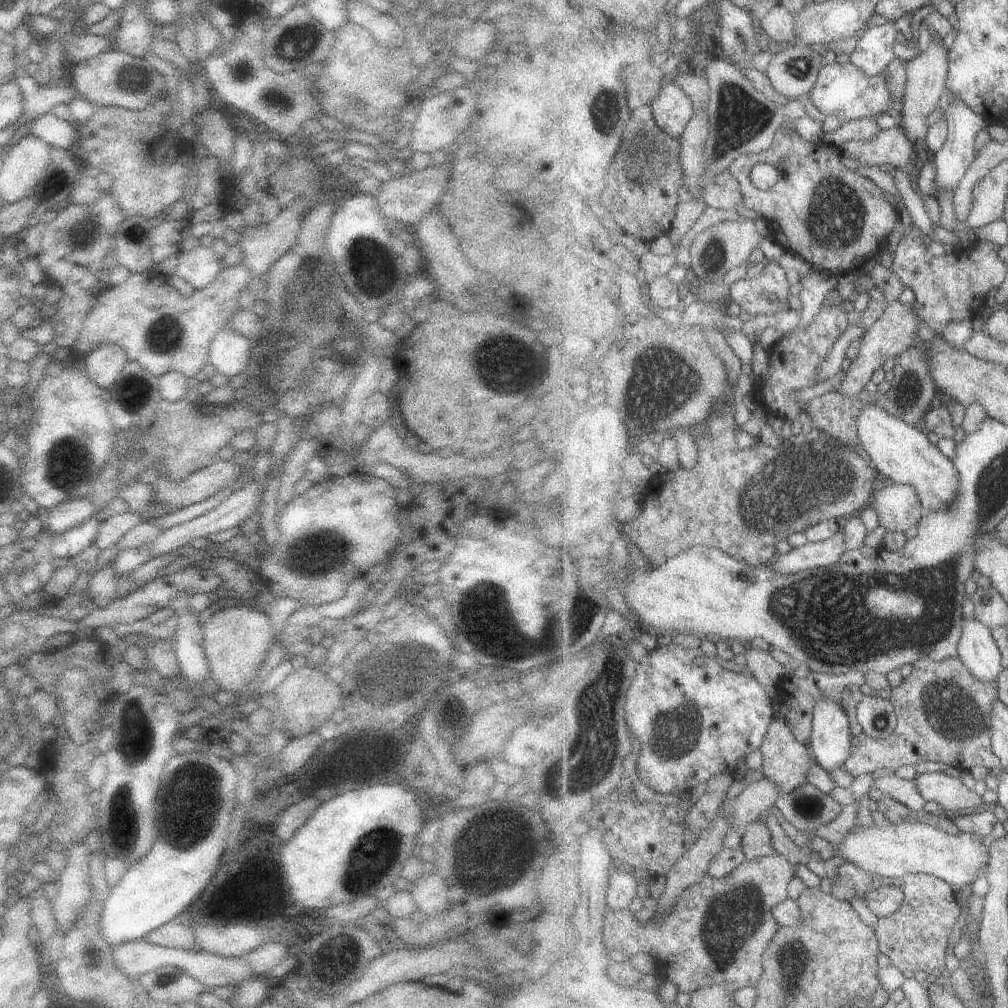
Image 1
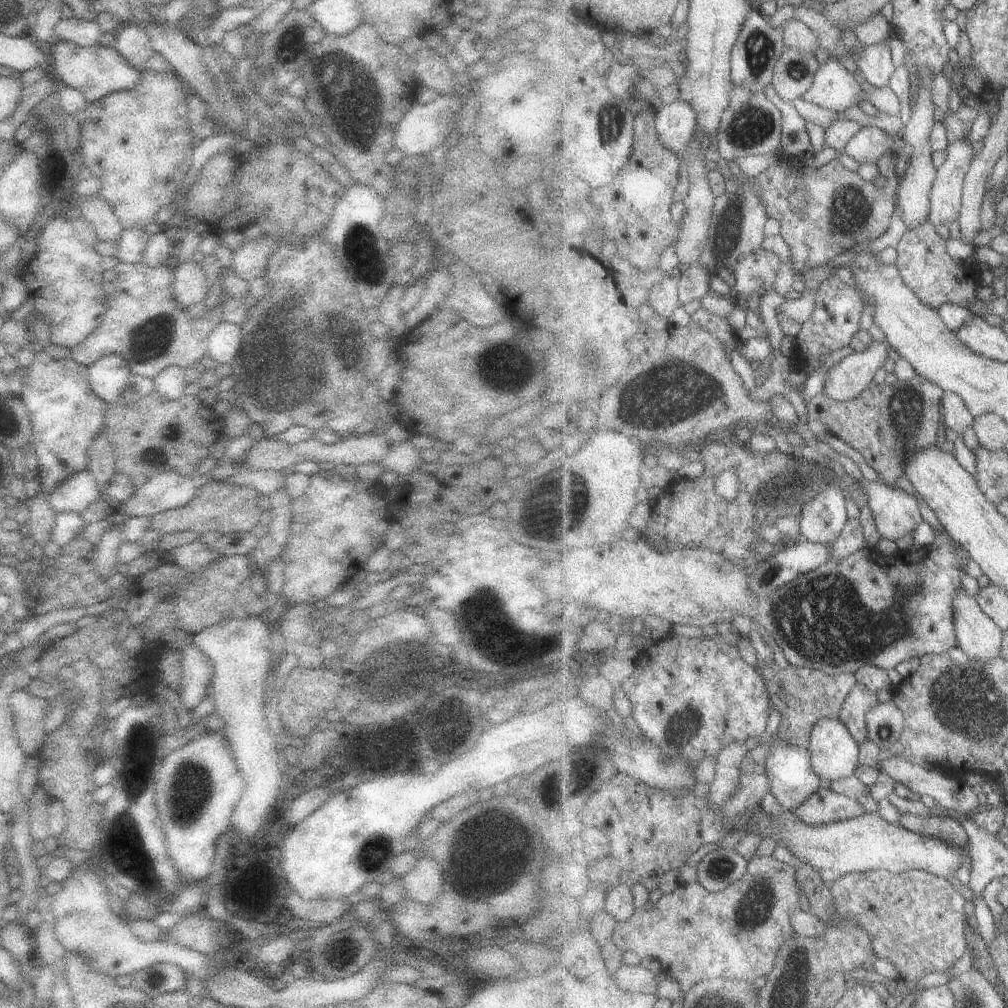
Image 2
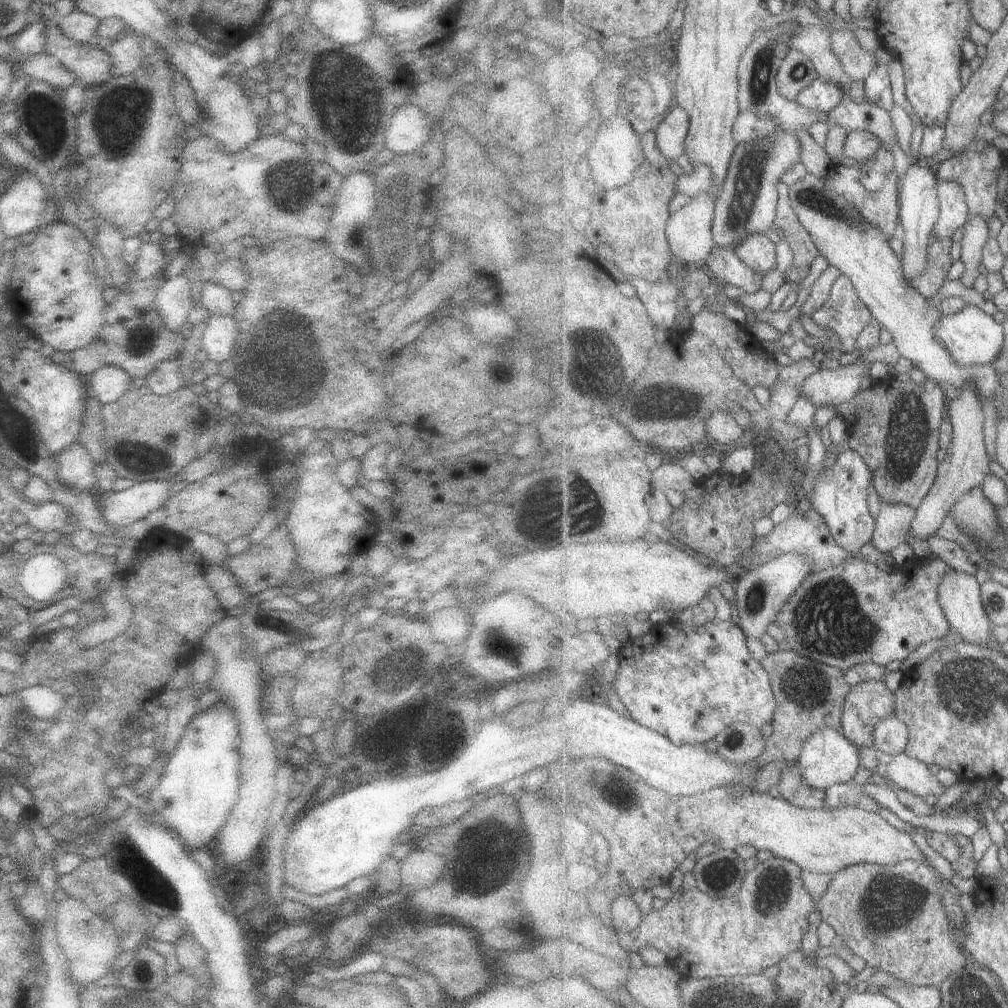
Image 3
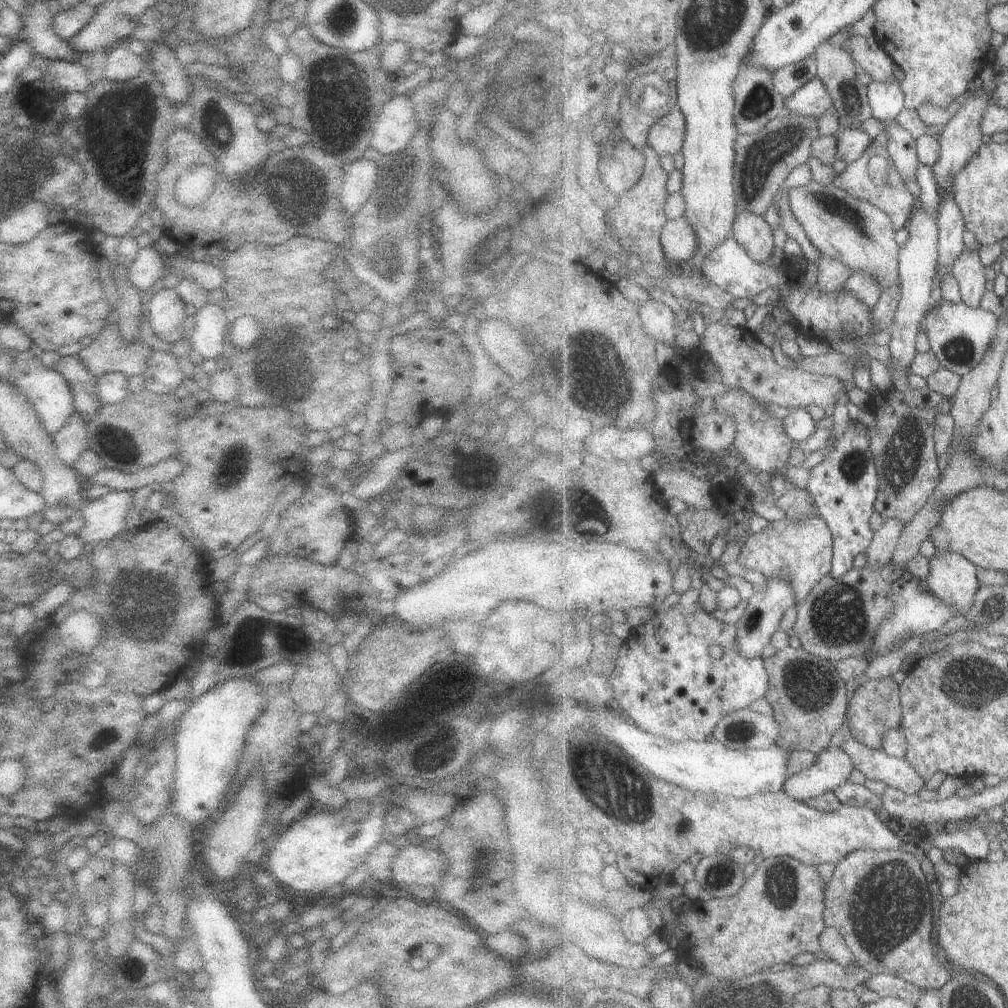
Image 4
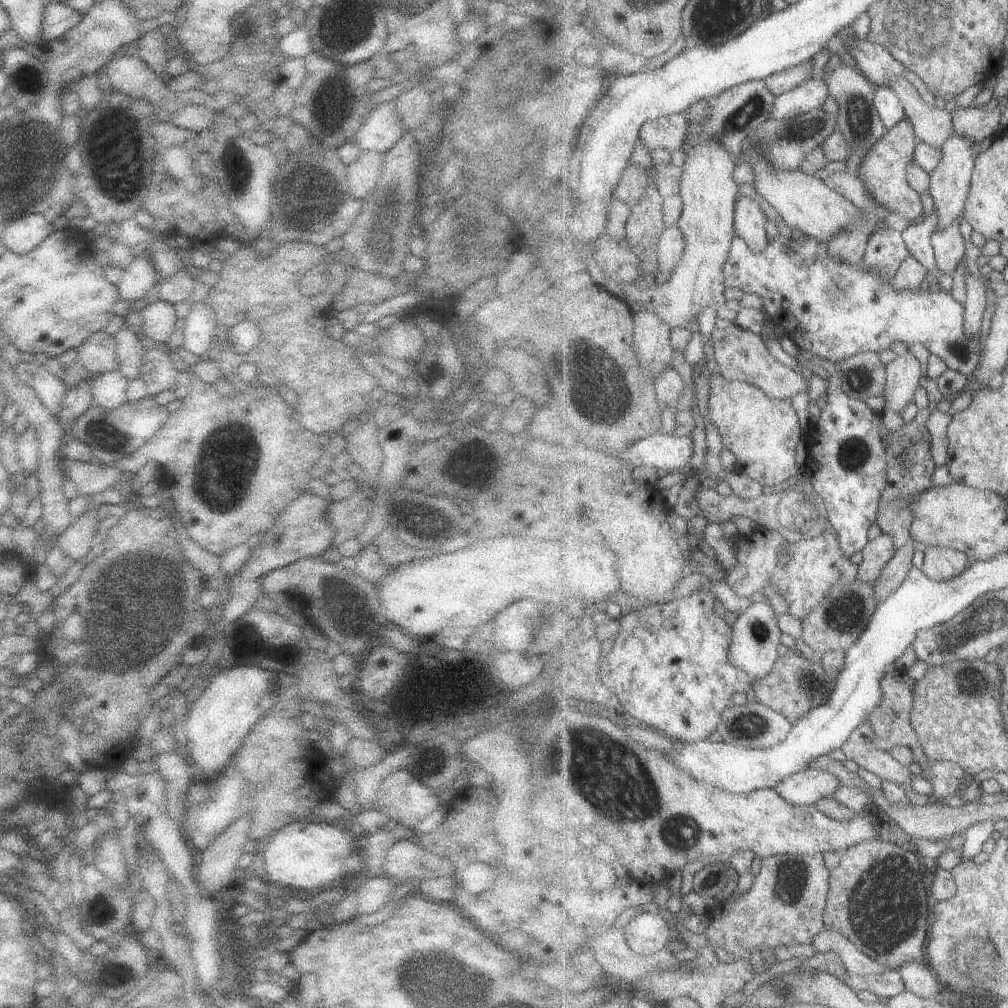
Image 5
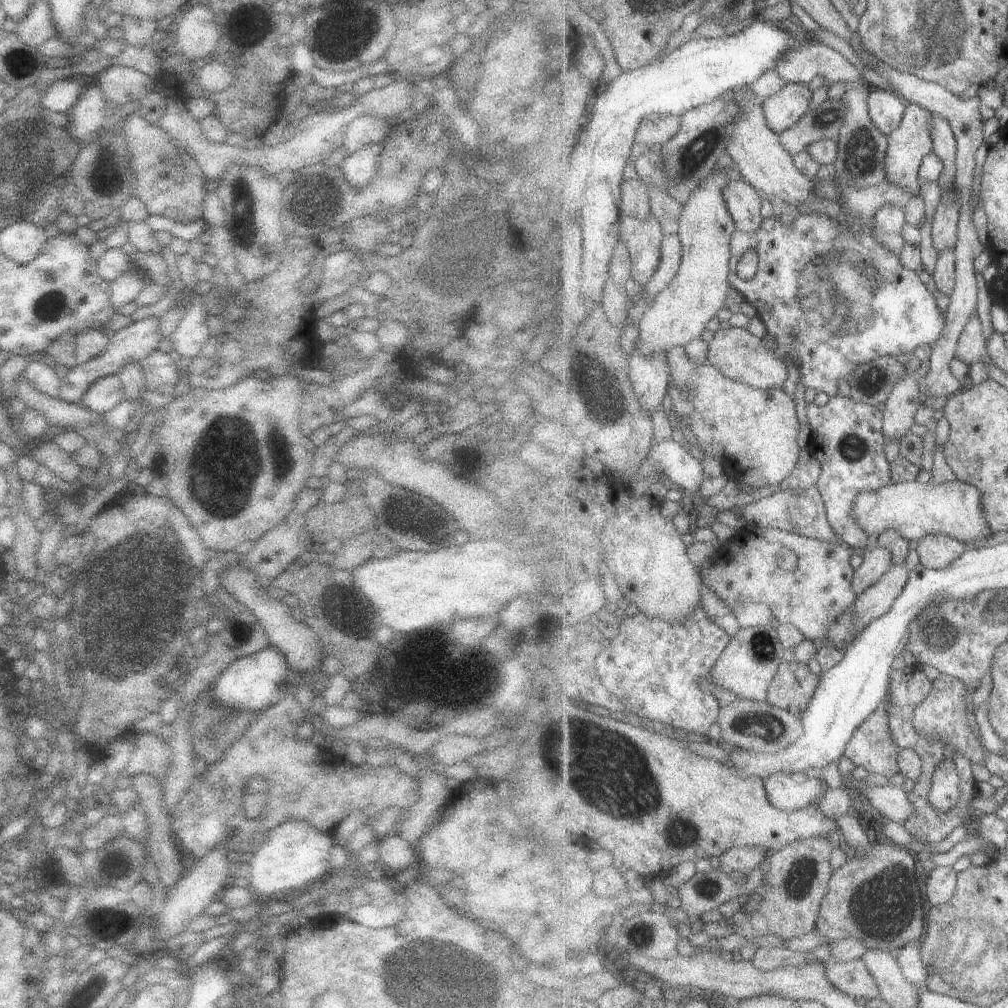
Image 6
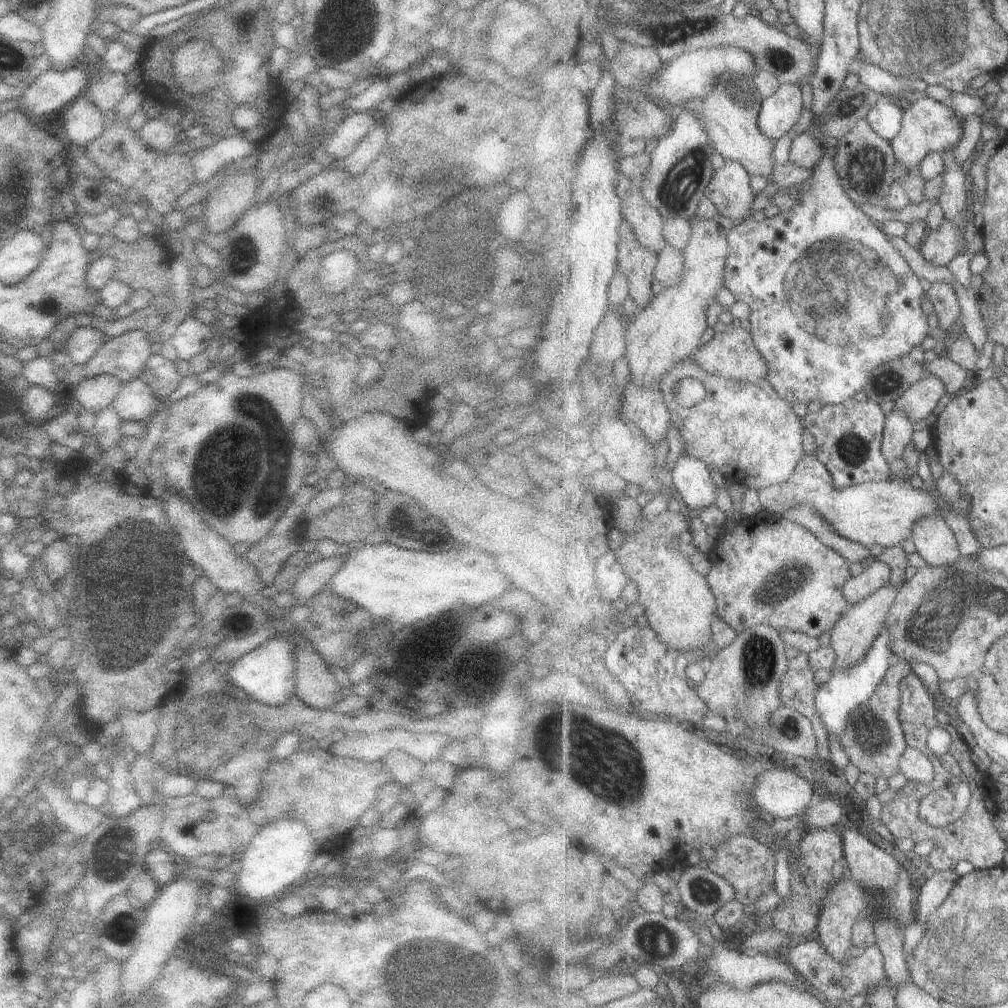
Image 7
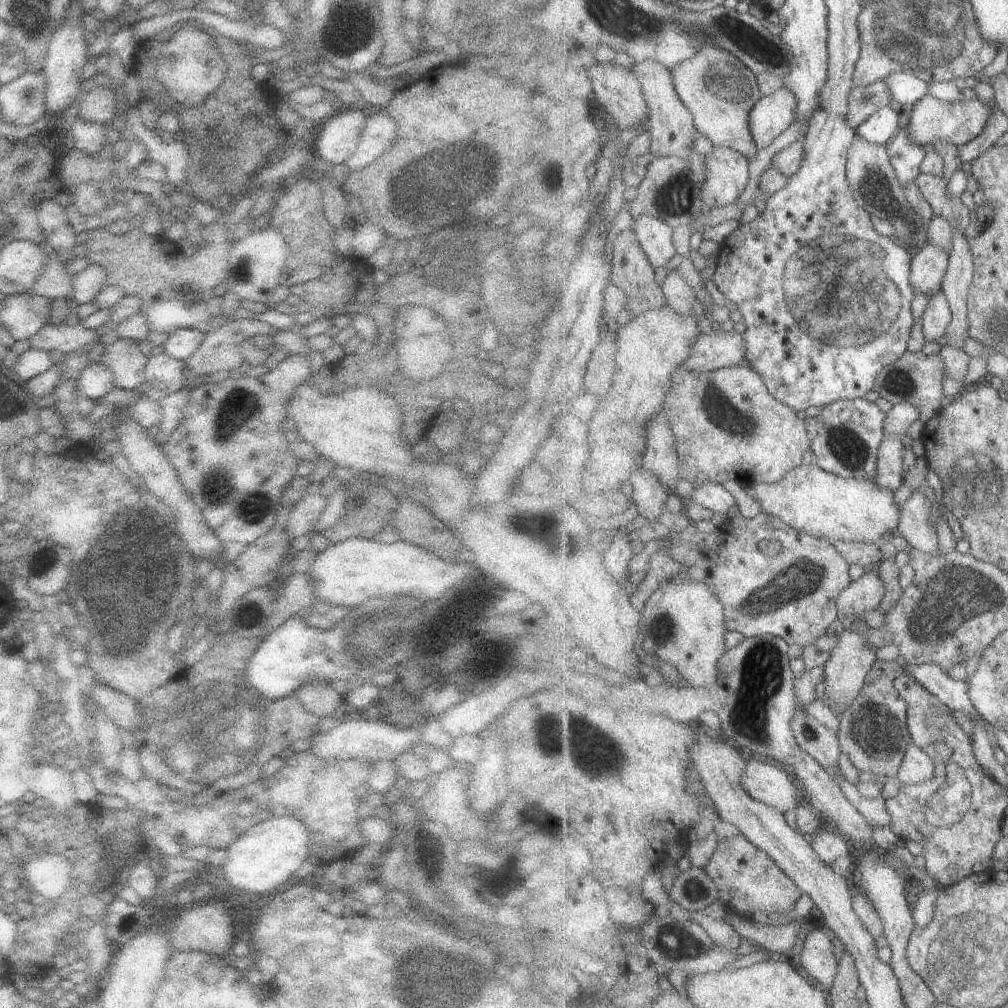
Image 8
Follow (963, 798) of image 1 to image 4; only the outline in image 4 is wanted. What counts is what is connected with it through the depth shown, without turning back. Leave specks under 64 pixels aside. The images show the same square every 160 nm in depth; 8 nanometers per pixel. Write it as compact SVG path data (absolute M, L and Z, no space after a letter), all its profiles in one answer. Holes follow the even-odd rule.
M853 736L847 737L841 748L868 779L879 780L910 795L927 787L927 781L906 758L894 757L883 749L875 750Z

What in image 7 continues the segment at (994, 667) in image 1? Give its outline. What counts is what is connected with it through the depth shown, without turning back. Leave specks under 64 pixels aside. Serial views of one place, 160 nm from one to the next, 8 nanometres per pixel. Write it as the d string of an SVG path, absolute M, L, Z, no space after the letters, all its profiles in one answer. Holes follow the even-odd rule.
M937 513L916 522L911 539L927 564L951 566L961 556L955 534Z

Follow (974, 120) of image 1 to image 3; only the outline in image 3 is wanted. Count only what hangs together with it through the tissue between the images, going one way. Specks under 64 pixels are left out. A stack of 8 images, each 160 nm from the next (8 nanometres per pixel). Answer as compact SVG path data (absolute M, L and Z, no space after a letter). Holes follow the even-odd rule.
M937 180L941 213L934 234L939 238L953 238L969 219L968 202L964 187L955 180Z

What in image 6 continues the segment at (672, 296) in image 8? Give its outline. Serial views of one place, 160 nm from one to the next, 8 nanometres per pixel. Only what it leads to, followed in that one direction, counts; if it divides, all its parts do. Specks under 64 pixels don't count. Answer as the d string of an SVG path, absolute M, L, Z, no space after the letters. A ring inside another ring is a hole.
M678 234L664 237L663 253L659 268L657 268L655 274L651 277L651 282L645 288L649 294L655 296L657 292L661 292L663 288L667 288L673 282L673 279L680 271L682 254L682 239Z

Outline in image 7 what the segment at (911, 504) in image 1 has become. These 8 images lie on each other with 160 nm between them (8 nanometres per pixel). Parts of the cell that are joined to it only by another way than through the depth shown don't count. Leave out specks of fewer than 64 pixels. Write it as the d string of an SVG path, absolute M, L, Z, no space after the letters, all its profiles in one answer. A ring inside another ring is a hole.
M878 558L866 562L863 572L848 580L844 586L844 595L853 606L880 588L887 587L892 580L892 568Z

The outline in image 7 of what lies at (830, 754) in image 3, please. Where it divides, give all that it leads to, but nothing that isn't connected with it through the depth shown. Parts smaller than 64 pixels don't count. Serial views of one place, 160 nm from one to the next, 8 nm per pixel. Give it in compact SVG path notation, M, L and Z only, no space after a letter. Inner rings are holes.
M772 763L756 765L756 770L756 785L752 796L761 812L769 817L801 818L804 810L815 800L815 786L795 771Z

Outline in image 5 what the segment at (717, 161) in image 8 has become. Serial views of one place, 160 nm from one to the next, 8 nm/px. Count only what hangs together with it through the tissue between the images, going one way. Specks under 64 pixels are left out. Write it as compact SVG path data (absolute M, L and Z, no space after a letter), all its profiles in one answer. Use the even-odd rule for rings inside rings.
M739 194L736 202L736 236L741 237L753 253L761 253L770 243L765 224L767 216L759 205L759 199Z

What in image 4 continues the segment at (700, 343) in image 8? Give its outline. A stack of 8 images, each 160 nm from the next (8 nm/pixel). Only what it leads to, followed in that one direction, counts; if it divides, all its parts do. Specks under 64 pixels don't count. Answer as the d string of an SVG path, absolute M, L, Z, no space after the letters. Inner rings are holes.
M725 320L711 323L702 336L702 350L711 356L721 373L721 382L728 386L739 387L750 392L763 404L774 402L789 410L807 408L816 404L831 410L837 394L846 392L847 386L837 377L812 373L798 368L784 368L777 364L771 348L762 344L756 333L747 328L731 326Z

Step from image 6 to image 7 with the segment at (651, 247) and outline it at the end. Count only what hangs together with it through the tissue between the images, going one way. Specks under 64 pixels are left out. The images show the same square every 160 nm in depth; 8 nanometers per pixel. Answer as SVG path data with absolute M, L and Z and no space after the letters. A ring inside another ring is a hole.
M629 221L621 224L621 270L627 276L630 296L643 309L655 298L651 292L658 254L645 248L636 237Z

